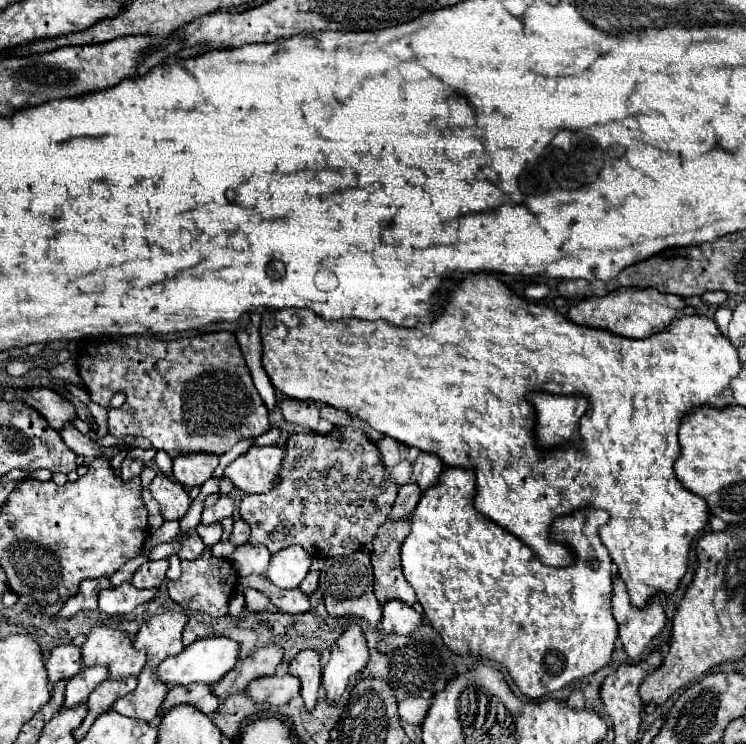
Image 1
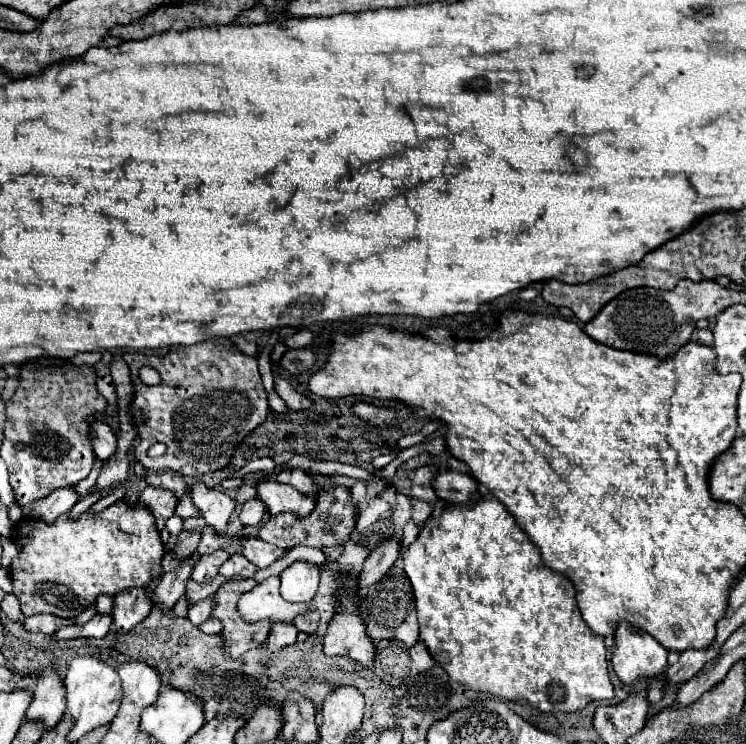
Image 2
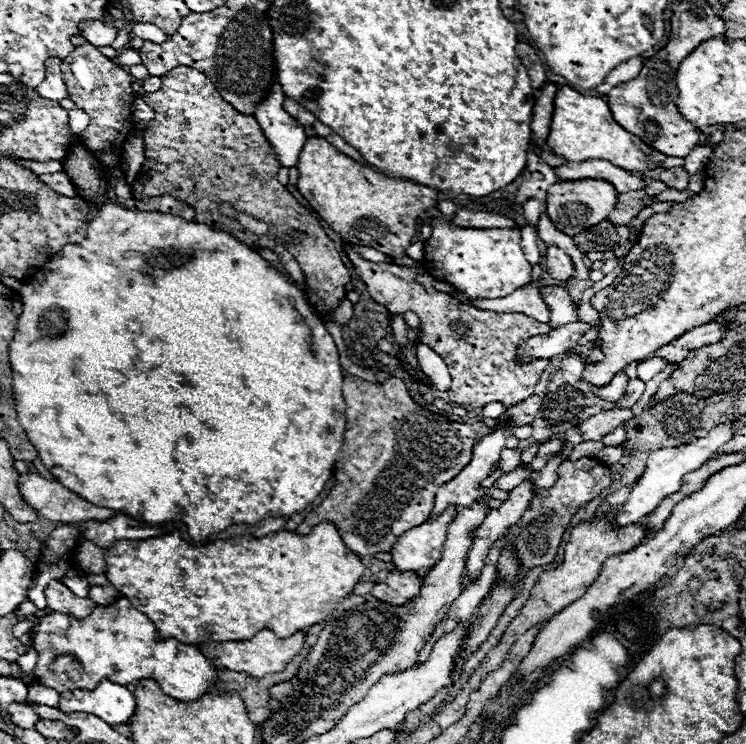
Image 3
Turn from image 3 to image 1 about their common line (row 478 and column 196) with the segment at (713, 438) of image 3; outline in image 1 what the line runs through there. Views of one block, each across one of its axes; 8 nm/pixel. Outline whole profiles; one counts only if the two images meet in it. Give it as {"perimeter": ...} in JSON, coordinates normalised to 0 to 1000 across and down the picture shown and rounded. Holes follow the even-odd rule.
{"perimeter":[[[279,855],[279,858],[271,858],[271,860],[260,860],[241,879],[223,884],[212,898],[212,909],[225,922],[257,919],[257,917],[290,919],[319,890],[319,868],[322,868],[319,863],[314,863],[314,860],[303,858],[303,855]]]}

